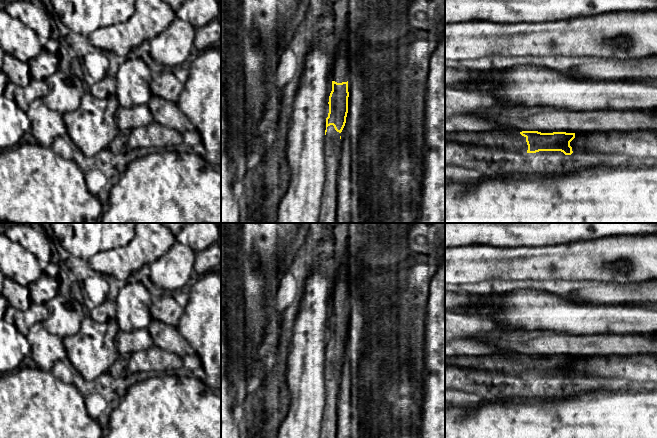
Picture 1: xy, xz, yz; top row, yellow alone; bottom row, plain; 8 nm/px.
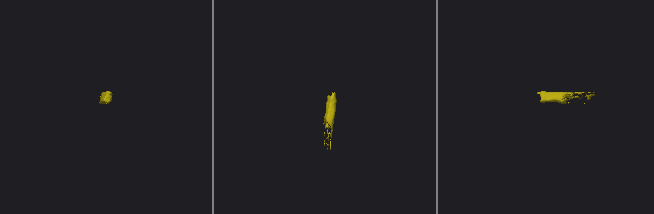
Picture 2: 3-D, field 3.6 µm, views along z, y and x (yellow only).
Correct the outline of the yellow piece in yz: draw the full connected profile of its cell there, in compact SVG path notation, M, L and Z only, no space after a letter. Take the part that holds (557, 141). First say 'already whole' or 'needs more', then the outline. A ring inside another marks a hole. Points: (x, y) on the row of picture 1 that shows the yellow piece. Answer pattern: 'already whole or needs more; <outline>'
needs more; M499 128L482 132L445 132L445 142L483 147L498 147L516 154L536 153L539 151L561 151L565 155L573 153L570 142L575 133L538 131L518 132L511 128Z

